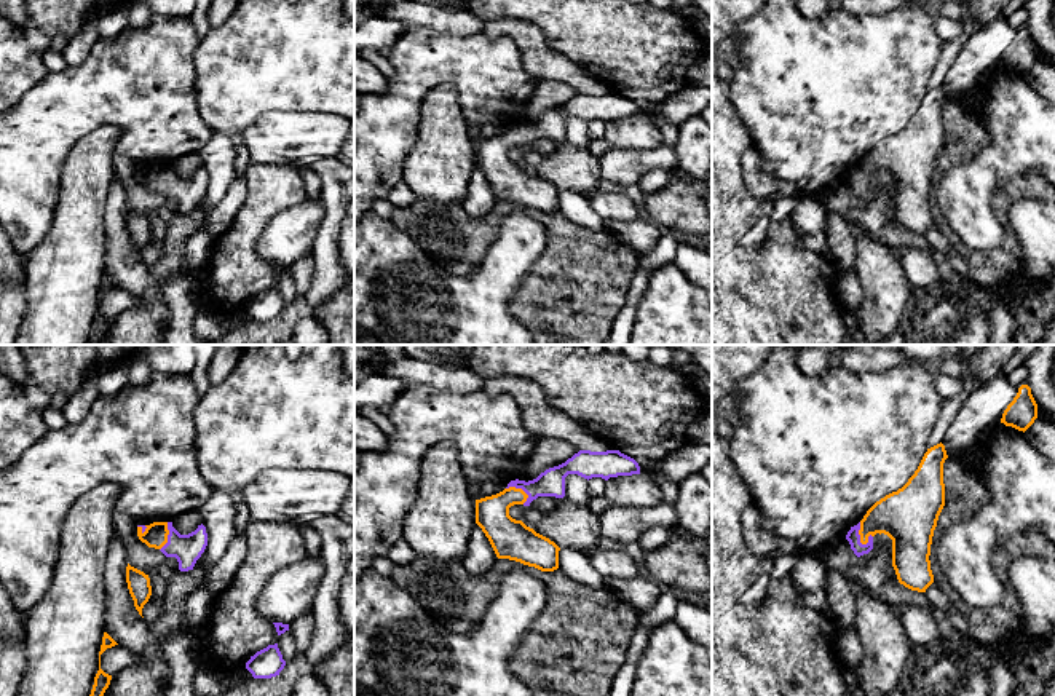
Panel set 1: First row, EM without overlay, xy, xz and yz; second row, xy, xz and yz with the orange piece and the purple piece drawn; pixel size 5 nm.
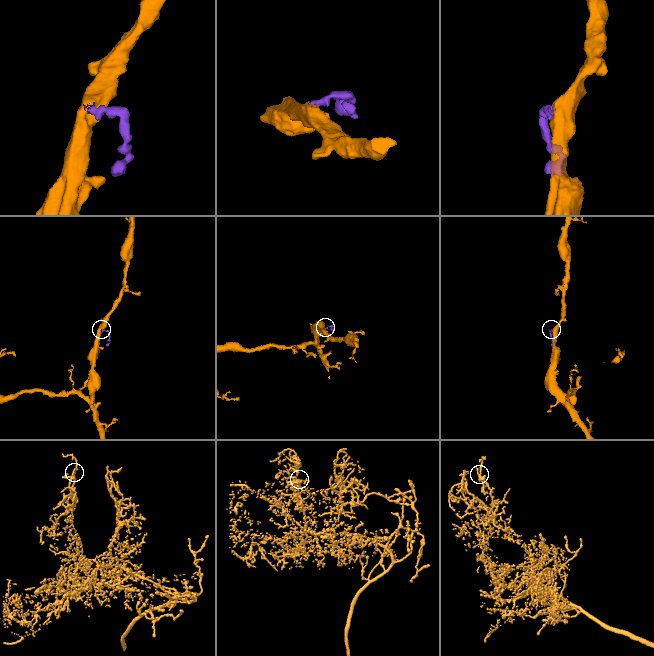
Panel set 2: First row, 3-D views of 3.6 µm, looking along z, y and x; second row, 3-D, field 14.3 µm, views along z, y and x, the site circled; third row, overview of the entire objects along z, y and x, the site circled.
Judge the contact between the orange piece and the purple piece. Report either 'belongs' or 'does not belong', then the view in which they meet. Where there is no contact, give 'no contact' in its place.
belongs | yz

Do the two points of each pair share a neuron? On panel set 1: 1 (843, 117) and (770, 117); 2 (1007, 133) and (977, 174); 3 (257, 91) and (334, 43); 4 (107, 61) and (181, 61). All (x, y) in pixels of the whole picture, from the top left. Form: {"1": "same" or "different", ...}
{"1": "same", "2": "same", "3": "same", "4": "same"}

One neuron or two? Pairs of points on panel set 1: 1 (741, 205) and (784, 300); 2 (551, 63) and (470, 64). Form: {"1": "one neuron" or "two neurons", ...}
{"1": "one neuron", "2": "two neurons"}

